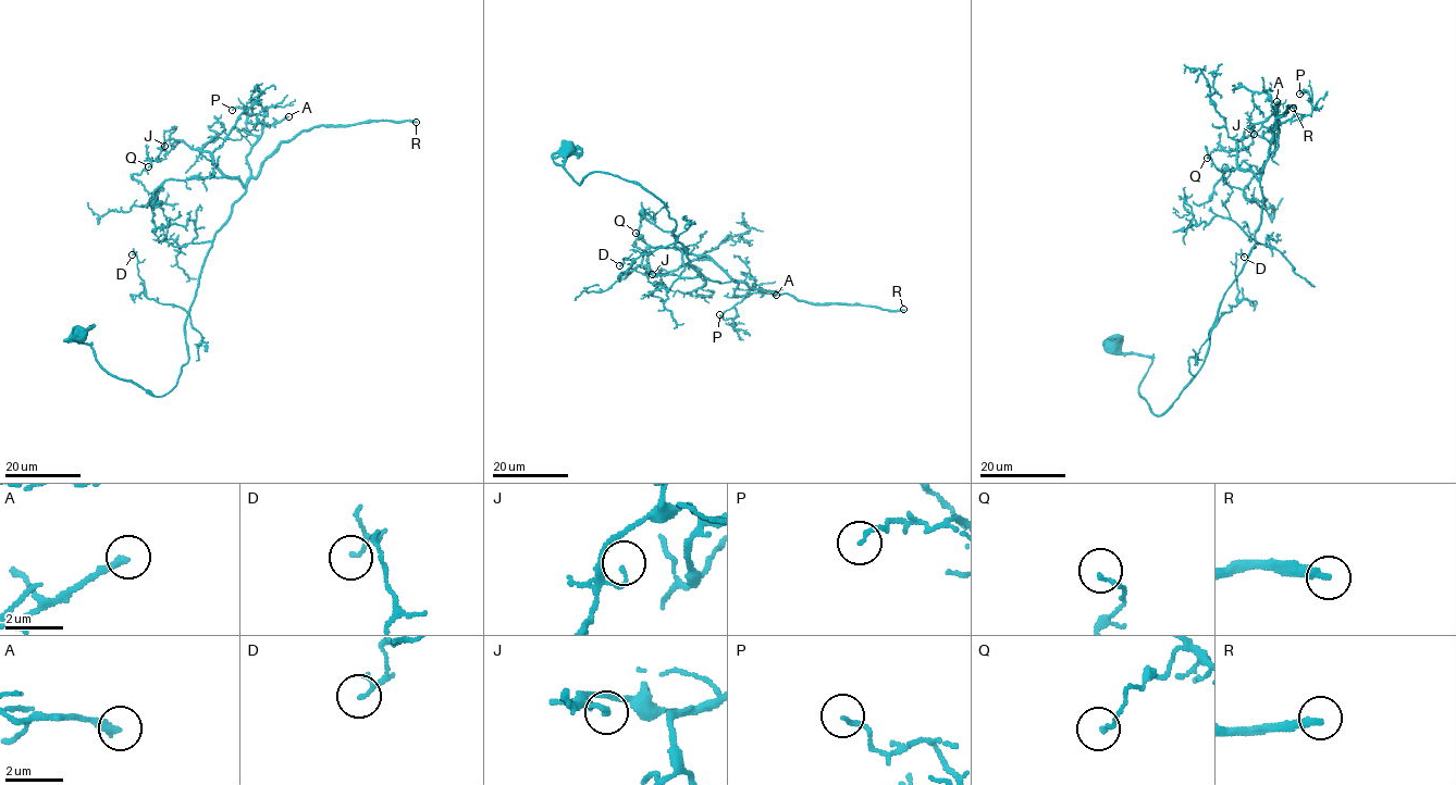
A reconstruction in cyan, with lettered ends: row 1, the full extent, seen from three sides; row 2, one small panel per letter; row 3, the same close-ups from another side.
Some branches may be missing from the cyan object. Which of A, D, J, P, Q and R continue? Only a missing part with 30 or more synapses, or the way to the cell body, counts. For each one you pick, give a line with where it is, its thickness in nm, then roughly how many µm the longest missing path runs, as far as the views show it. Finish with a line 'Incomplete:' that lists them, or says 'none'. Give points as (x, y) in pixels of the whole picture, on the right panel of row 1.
R: (1293, 108) | 280 nm | 60 µm
Incomplete: R

